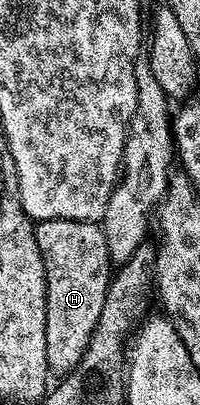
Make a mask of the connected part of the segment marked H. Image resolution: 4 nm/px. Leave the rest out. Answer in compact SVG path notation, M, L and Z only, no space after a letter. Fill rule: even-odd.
M43 219L36 224L37 245L45 270L45 308L47 309L47 365L54 376L74 371L87 353L87 341L95 333L99 313L111 282L111 260L104 230L96 223L76 223L70 219Z

